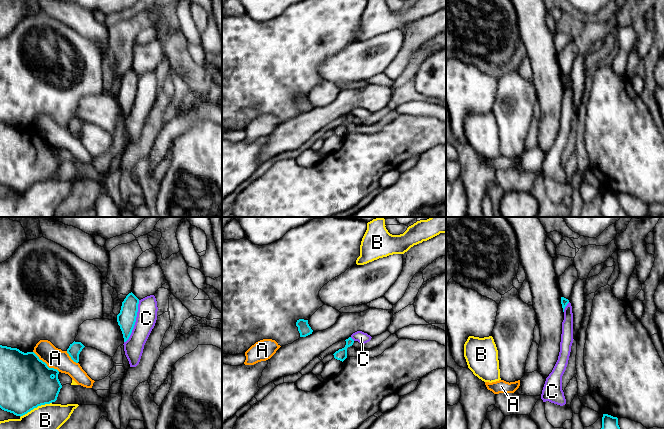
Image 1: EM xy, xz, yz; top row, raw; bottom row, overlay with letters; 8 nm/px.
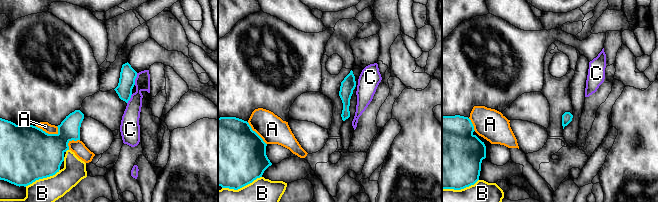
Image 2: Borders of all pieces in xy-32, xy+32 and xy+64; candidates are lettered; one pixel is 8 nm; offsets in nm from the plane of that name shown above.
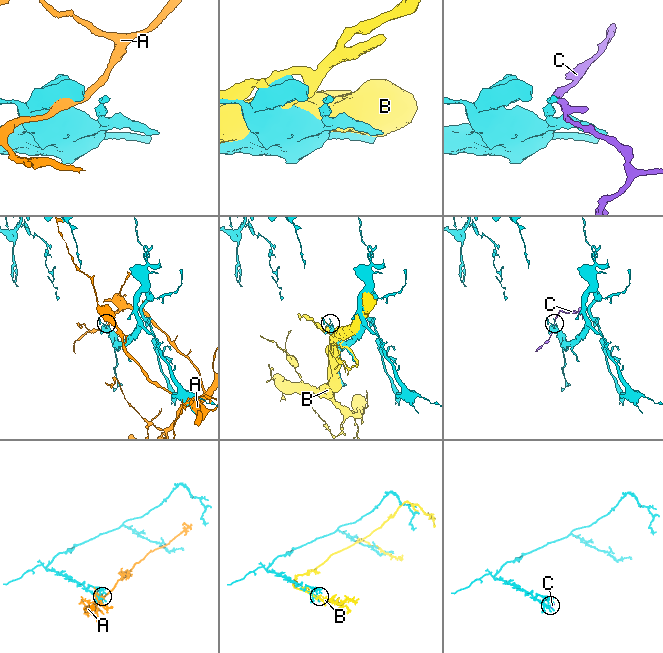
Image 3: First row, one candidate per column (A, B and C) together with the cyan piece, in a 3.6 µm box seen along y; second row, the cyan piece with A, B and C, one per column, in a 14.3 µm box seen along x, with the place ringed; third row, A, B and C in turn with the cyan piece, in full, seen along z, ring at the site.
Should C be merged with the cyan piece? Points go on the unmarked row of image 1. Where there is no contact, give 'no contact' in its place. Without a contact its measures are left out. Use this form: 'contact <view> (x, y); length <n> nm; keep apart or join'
contact xy (135, 97); length 360 nm; keep apart

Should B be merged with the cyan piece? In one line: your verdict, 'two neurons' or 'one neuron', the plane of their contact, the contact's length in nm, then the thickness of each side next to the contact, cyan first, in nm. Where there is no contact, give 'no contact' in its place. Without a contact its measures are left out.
two neurons | xy | 280 nm | 420/360 nm

